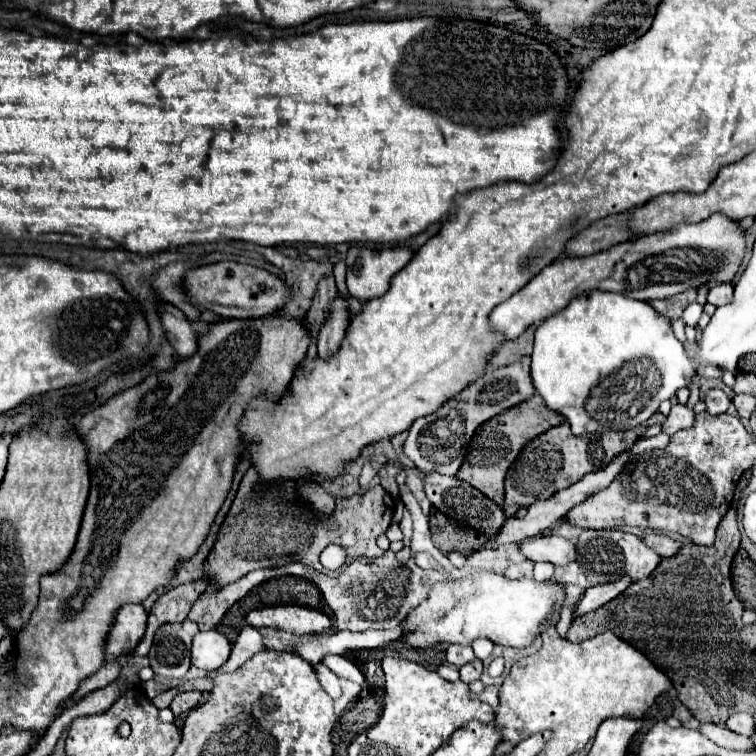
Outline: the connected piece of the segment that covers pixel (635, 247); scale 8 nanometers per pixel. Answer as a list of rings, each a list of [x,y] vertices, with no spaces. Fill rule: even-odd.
[[[712,214],[710,220],[702,220],[702,224],[678,224],[678,228],[670,228],[670,232],[662,232],[658,236],[638,236],[592,256],[562,256],[550,266],[546,266],[538,276],[534,276],[520,292],[516,292],[506,302],[498,304],[490,314],[490,324],[496,330],[500,330],[506,336],[506,340],[514,340],[528,326],[540,324],[546,316],[568,306],[568,302],[582,292],[608,290],[608,292],[622,292],[624,296],[634,300],[654,300],[654,298],[672,298],[690,288],[700,288],[700,286],[710,288],[716,284],[730,284],[736,272],[740,270],[744,252],[746,252],[746,232],[742,230],[740,222],[734,222],[722,214]]]

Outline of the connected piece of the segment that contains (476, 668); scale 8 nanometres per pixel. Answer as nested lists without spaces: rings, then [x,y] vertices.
[[[476,658],[474,662],[468,662],[460,668],[460,680],[466,684],[472,684],[474,680],[478,680],[482,674],[482,662]]]

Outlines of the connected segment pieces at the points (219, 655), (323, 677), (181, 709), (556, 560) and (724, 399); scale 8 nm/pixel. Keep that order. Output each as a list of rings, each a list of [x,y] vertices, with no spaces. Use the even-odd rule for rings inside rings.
[[[210,630],[198,632],[192,642],[192,664],[202,670],[220,668],[230,656],[230,642],[224,634]]]
[[[320,662],[320,664],[314,666],[314,672],[316,672],[316,678],[318,678],[320,686],[324,688],[328,695],[333,698],[341,696],[342,691],[339,684],[339,678],[330,670],[330,668],[326,668],[326,666]]]
[[[190,690],[190,692],[178,692],[176,696],[174,696],[174,700],[172,700],[172,704],[170,704],[170,710],[176,714],[176,716],[180,716],[180,714],[184,714],[184,712],[188,712],[188,710],[192,710],[194,706],[198,706],[198,702],[202,700],[202,692],[200,690]]]
[[[538,536],[528,538],[520,544],[520,552],[532,562],[552,562],[556,566],[566,566],[576,560],[576,548],[570,540],[562,536]]]
[[[710,388],[704,402],[708,406],[708,414],[722,414],[730,406],[730,398],[726,396],[726,392],[722,388]]]

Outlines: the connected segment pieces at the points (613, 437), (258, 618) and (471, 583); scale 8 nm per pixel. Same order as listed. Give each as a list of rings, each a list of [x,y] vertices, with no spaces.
[[[656,412],[646,424],[640,424],[638,428],[632,428],[626,432],[590,432],[590,434],[574,436],[570,432],[568,422],[562,422],[560,426],[554,426],[542,432],[522,448],[522,452],[506,472],[504,506],[502,506],[504,514],[510,518],[516,514],[520,506],[530,506],[538,500],[548,500],[550,496],[554,496],[554,492],[568,488],[570,484],[578,482],[582,476],[596,472],[600,468],[606,468],[612,462],[612,458],[622,454],[626,448],[634,446],[638,436],[648,426],[662,424],[664,420],[666,416],[662,412]]]
[[[306,606],[258,608],[258,610],[252,610],[246,616],[246,620],[256,628],[268,626],[268,628],[284,630],[292,634],[320,634],[330,626],[330,618],[326,614]]]
[[[478,572],[478,574],[462,578],[462,580],[448,580],[448,582],[432,584],[428,598],[420,606],[410,610],[410,614],[400,622],[404,626],[404,634],[402,634],[400,642],[404,646],[412,646],[412,648],[430,648],[430,646],[442,644],[442,642],[470,646],[476,638],[488,638],[498,646],[526,648],[534,642],[536,636],[540,636],[544,624],[552,620],[554,612],[562,612],[564,604],[566,604],[566,584],[558,584],[552,580],[538,582],[534,578],[508,580],[502,574]]]

